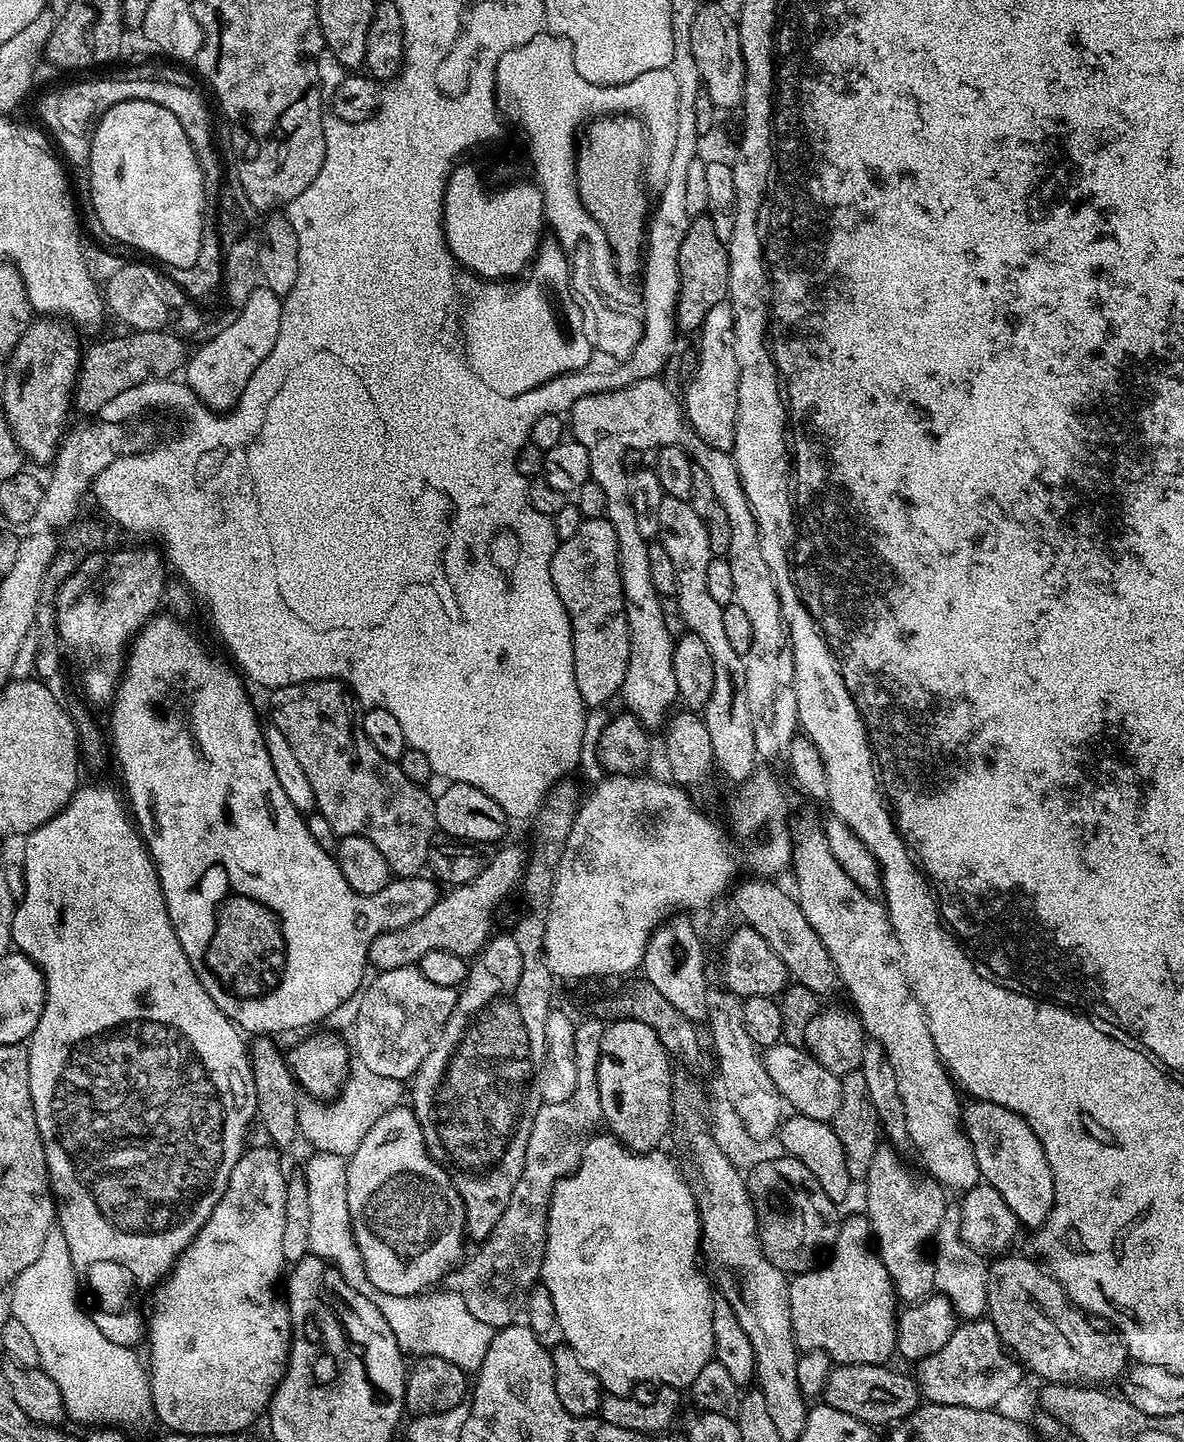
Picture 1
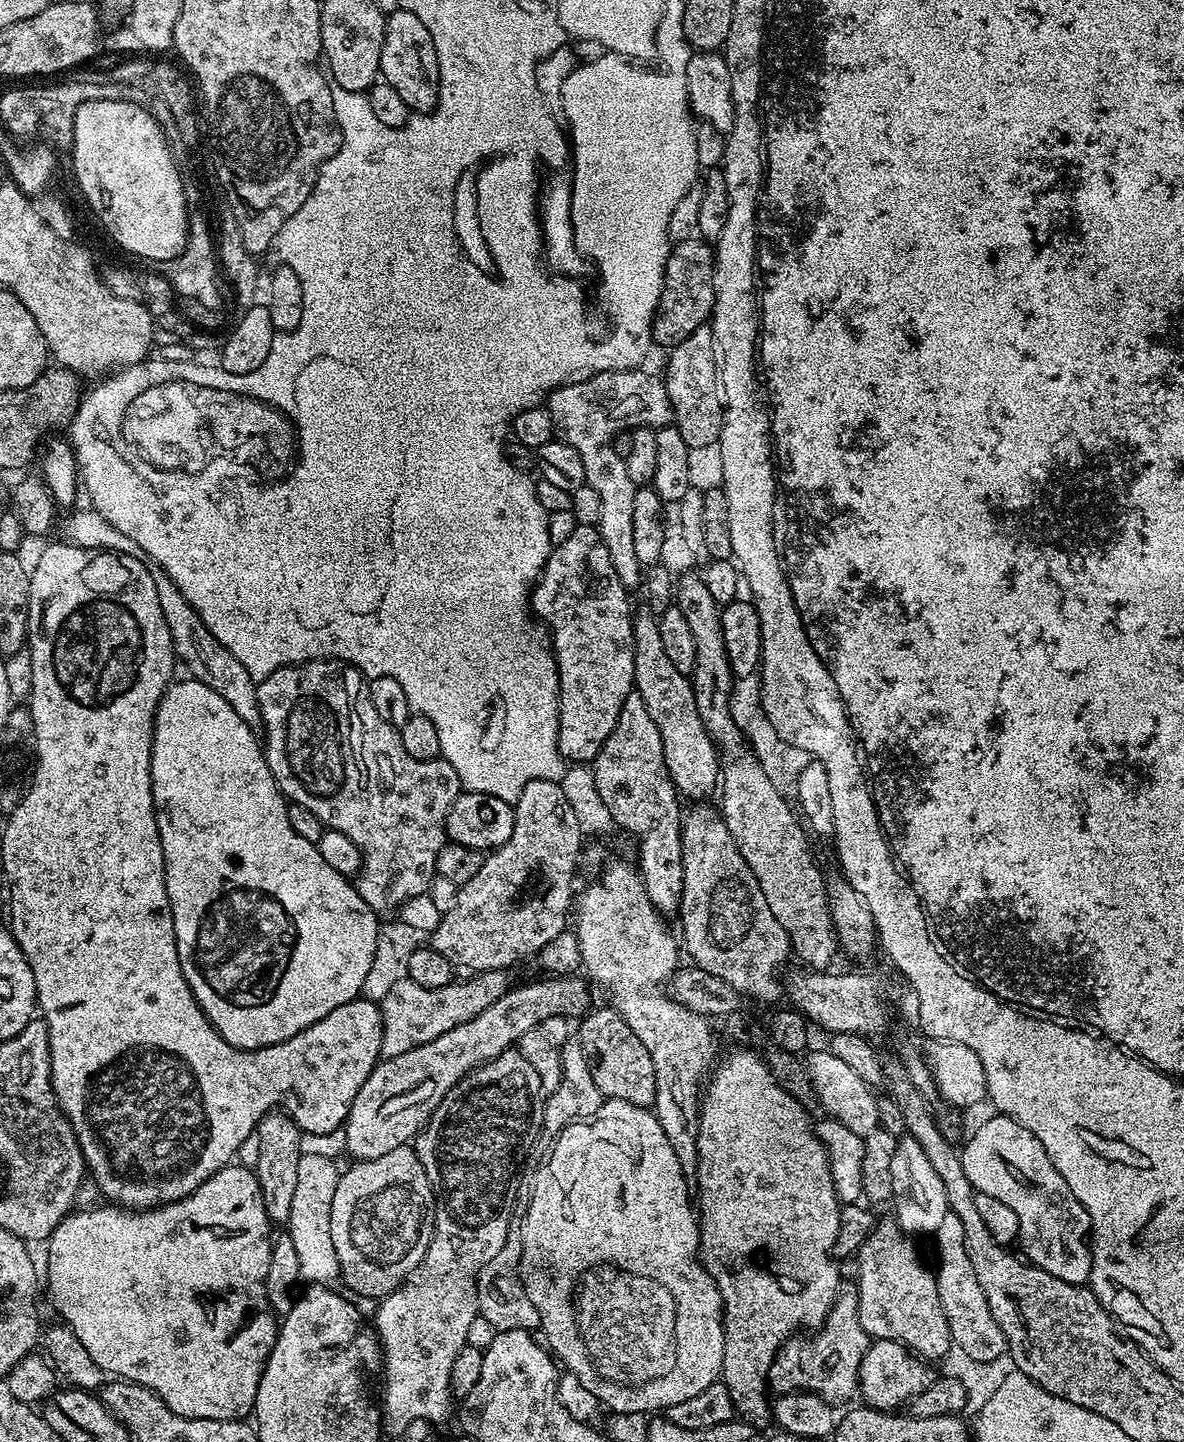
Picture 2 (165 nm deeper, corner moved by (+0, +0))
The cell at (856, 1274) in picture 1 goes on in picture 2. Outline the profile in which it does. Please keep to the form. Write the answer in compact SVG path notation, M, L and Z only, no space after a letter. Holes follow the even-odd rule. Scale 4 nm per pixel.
M841 1291L828 1317L815 1331L811 1334L793 1334L785 1340L784 1345L776 1351L768 1371L768 1387L773 1393L813 1392L833 1406L840 1406L843 1400L857 1395L860 1378L832 1378L832 1352L850 1352L850 1336L868 1336L866 1330L862 1330L859 1301L855 1291Z

